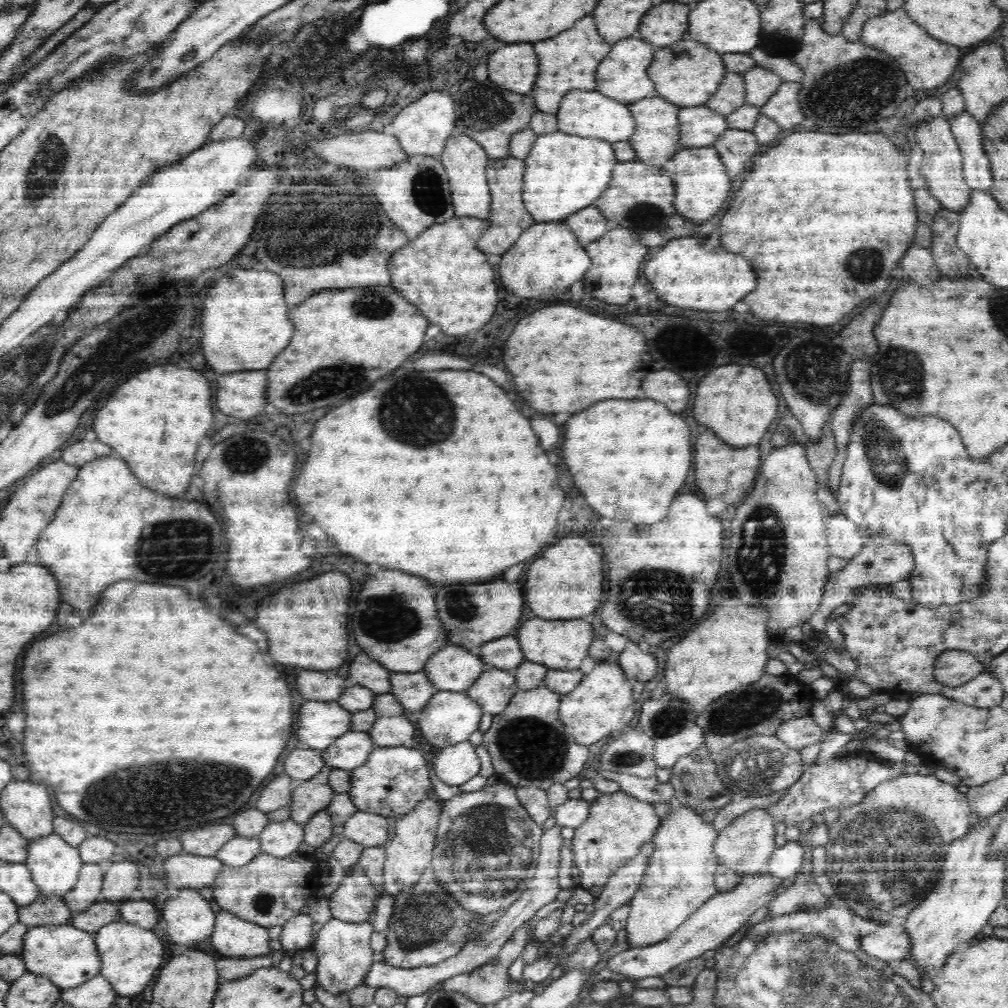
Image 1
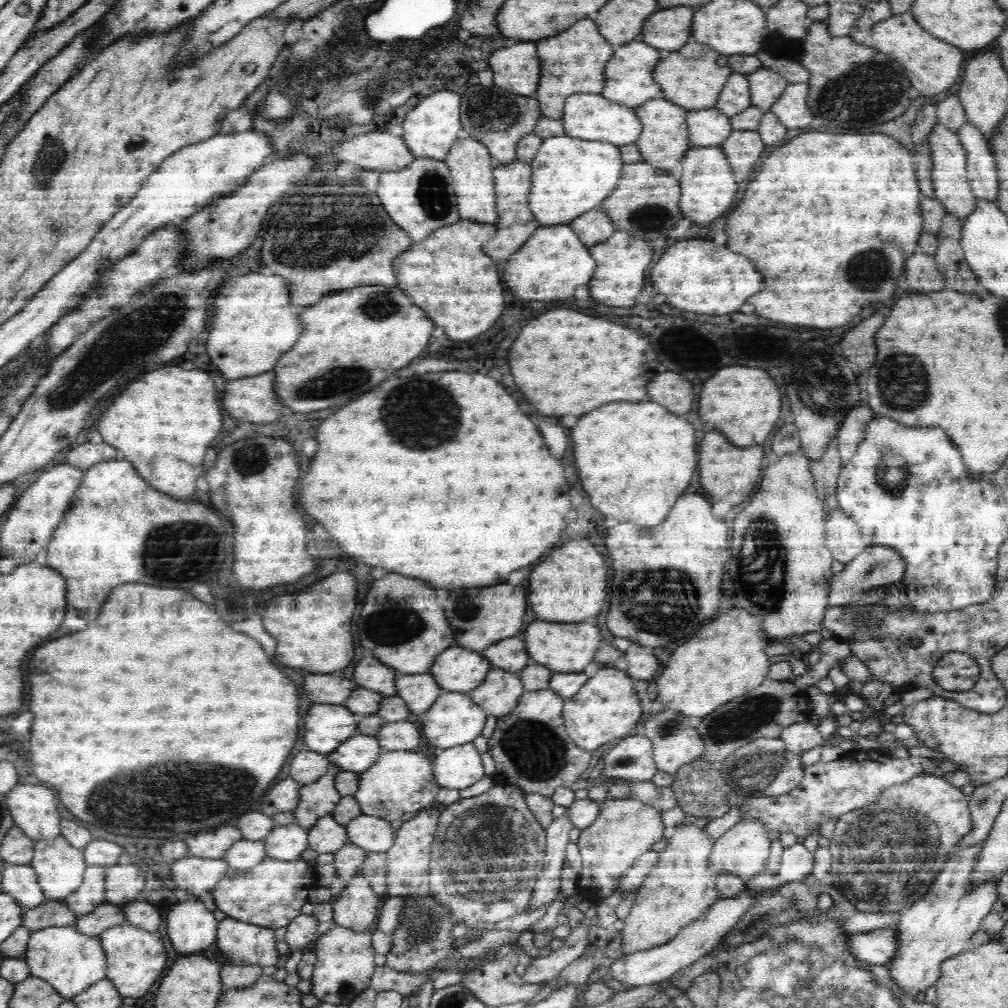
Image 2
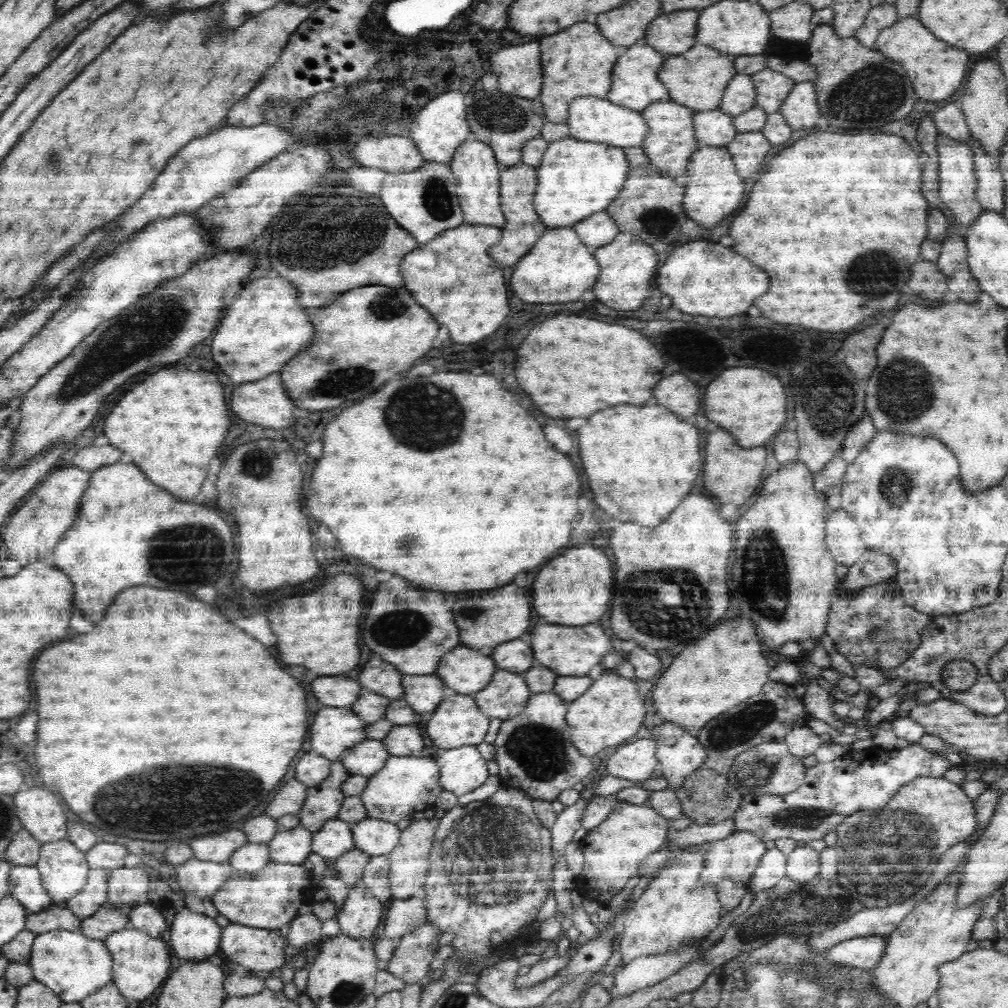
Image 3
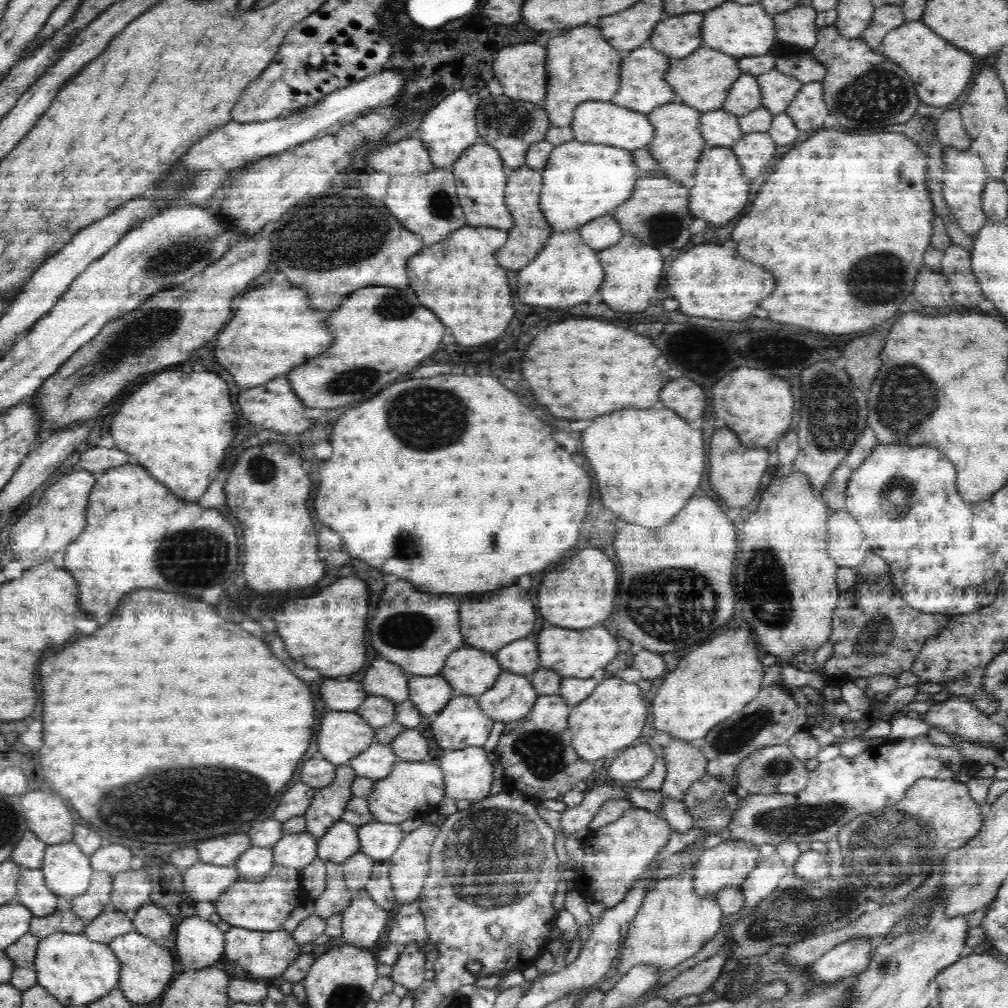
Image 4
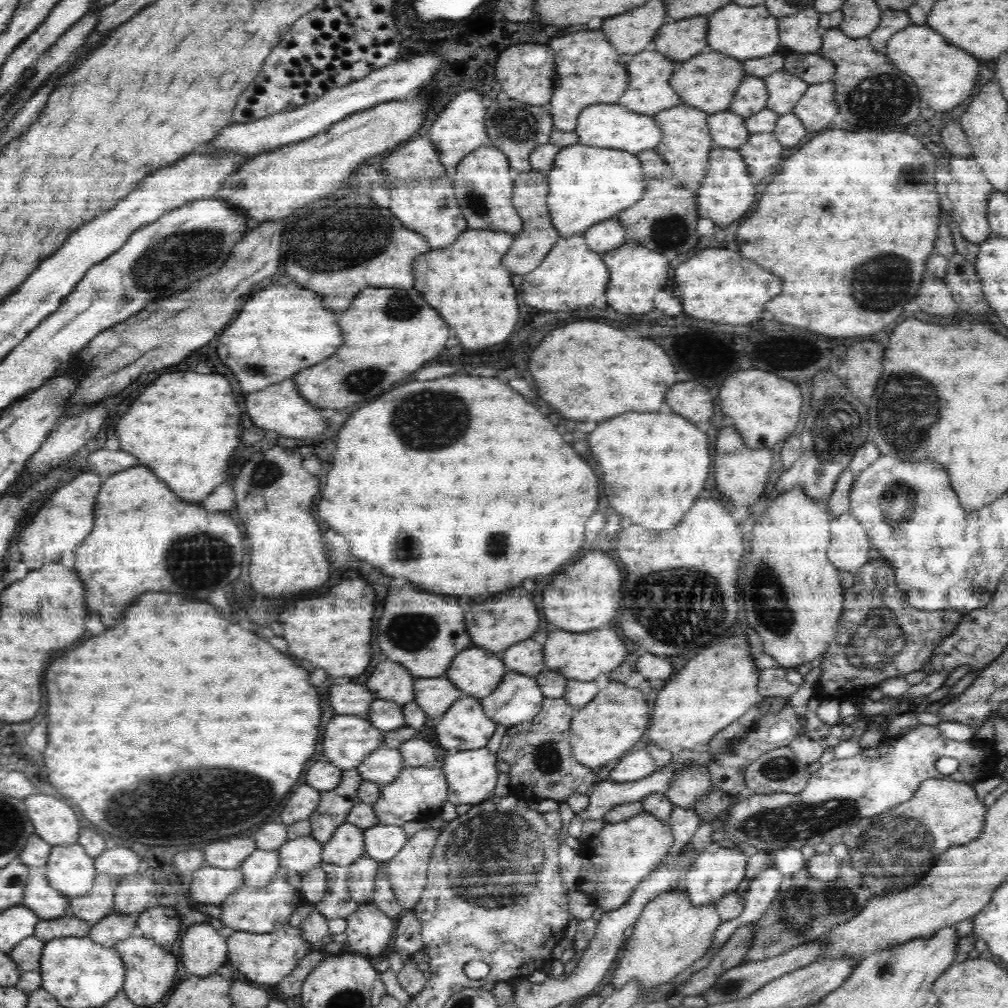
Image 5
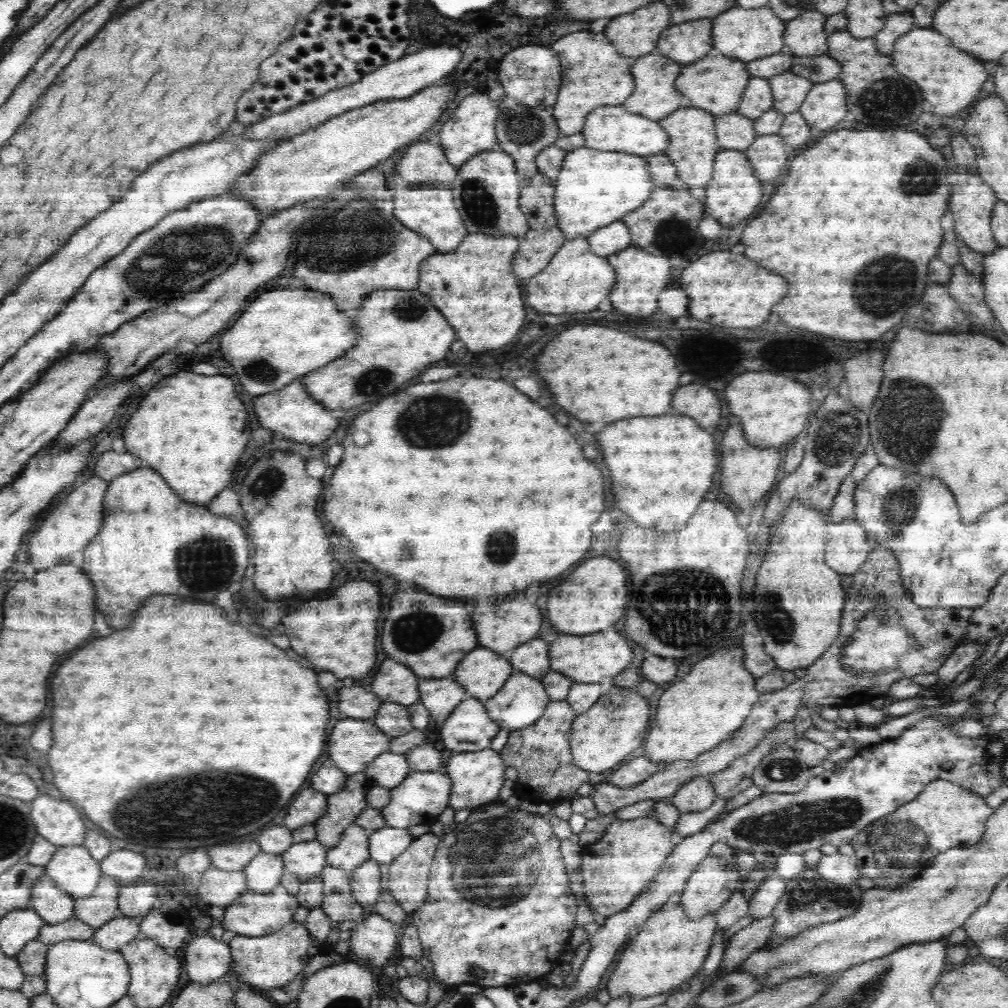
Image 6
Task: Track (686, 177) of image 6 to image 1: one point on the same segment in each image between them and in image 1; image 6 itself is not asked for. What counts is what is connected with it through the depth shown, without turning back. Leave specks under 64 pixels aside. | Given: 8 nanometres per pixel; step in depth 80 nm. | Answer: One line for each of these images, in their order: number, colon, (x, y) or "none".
1: (655, 141)
2: (662, 142)
3: (670, 142)
4: (676, 143)
5: (685, 143)

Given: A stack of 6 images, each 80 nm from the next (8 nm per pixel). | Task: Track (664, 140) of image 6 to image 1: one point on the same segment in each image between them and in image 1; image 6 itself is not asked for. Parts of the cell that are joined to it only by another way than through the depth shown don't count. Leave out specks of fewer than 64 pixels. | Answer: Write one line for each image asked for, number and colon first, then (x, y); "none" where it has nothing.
1: (589, 113)
2: (587, 116)
3: (592, 119)
4: (594, 121)
5: (602, 125)

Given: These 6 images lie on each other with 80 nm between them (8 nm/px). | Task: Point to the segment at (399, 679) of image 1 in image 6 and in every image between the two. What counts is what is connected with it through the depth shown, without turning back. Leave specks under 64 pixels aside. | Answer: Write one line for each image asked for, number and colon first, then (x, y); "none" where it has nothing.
2: (419, 691)
3: (423, 693)
4: (428, 694)
5: (434, 695)
6: (440, 697)

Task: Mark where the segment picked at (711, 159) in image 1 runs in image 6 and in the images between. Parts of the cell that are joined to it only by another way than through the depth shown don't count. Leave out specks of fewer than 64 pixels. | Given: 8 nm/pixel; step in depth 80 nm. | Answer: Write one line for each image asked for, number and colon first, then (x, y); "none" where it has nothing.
2: (708, 188)
3: (715, 189)
4: (720, 192)
5: (727, 191)
6: (733, 193)

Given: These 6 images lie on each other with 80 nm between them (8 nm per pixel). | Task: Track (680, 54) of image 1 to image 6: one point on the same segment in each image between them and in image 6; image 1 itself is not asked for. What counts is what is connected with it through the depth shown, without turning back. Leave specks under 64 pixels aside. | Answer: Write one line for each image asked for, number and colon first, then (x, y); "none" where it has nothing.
2: (692, 77)
3: (697, 79)
4: (701, 80)
5: (708, 81)
6: (714, 83)

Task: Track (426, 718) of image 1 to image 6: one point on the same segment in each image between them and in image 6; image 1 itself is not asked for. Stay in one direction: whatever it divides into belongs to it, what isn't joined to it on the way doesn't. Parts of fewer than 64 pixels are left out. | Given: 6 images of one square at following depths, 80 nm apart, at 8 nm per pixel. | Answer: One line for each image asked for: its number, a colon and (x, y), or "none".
2: (454, 719)
3: (457, 721)
4: (461, 722)
5: (464, 726)
6: (469, 728)

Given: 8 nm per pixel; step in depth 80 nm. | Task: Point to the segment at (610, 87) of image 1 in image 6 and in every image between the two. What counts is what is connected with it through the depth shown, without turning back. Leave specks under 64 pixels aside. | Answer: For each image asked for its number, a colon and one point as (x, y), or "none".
2: (627, 77)
3: (635, 84)
4: (641, 86)
5: (649, 91)
6: (654, 95)

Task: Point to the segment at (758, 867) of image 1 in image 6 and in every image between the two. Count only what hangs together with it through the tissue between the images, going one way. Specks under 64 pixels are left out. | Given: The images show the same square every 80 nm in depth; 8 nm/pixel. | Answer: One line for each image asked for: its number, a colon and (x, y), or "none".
2: (744, 850)
3: (736, 857)
4: (728, 865)
5: (713, 875)
6: (710, 886)

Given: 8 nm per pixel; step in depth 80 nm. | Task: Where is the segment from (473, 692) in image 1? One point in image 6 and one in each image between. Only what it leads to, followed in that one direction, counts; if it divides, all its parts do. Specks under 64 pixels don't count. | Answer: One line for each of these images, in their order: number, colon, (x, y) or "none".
2: (500, 690)
3: (505, 696)
4: (511, 697)
5: (517, 699)
6: (519, 703)

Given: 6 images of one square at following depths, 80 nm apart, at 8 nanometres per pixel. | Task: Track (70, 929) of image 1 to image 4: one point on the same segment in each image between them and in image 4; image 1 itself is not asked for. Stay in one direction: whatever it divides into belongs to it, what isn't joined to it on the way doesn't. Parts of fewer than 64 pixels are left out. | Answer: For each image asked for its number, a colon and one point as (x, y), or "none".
2: (71, 961)
3: (72, 966)
4: (75, 970)

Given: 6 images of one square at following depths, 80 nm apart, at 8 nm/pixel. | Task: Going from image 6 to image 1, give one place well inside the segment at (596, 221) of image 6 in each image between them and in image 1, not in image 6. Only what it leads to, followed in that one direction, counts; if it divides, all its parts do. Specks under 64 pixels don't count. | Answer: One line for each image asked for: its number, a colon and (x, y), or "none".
1: (563, 173)
2: (570, 176)
3: (575, 178)
4: (581, 181)
5: (586, 184)

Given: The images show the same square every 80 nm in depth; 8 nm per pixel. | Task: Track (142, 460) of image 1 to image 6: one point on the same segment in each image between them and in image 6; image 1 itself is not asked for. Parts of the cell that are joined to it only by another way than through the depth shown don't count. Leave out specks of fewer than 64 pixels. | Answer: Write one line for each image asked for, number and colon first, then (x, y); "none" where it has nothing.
2: (163, 423)
3: (172, 425)
4: (179, 426)
5: (185, 427)
6: (191, 429)

